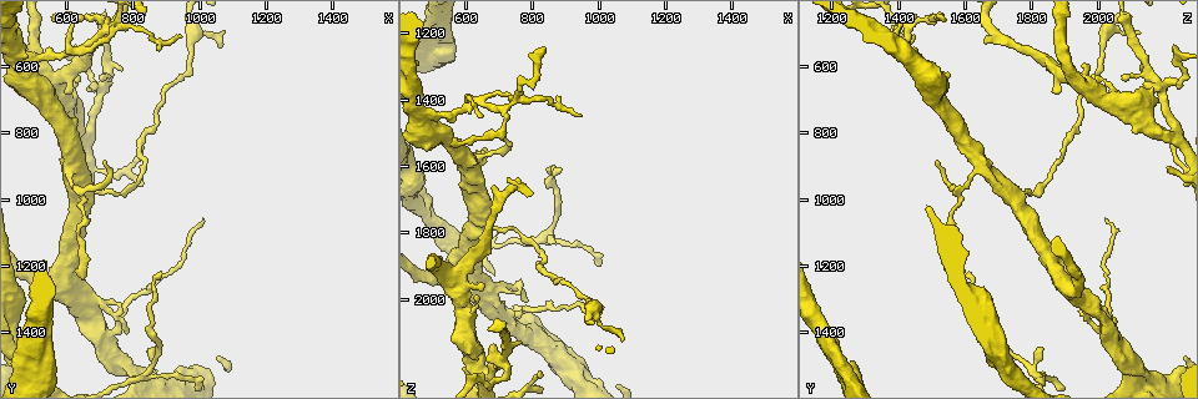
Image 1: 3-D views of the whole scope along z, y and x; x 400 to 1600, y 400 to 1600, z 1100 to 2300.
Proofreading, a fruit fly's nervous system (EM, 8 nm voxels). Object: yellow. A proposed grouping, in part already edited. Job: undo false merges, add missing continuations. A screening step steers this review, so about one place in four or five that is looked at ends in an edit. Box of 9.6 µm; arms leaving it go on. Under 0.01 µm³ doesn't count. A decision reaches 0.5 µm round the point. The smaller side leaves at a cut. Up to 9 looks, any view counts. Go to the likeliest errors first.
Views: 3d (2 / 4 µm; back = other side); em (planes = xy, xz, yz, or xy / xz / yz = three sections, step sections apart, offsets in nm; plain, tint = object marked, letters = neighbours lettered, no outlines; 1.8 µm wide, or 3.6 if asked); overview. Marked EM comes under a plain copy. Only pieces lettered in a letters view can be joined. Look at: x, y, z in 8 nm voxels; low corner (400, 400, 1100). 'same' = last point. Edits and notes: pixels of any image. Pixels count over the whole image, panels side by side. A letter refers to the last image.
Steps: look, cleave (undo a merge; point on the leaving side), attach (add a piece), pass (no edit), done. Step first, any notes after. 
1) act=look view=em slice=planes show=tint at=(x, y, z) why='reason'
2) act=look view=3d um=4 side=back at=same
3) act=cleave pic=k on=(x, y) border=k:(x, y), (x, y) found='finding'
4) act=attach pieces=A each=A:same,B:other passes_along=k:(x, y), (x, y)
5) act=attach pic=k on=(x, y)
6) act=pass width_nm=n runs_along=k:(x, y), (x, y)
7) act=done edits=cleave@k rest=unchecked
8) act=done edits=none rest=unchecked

act=look view=em slice=planes show=letters at=(720, 500, 1430) why='four-way junction'

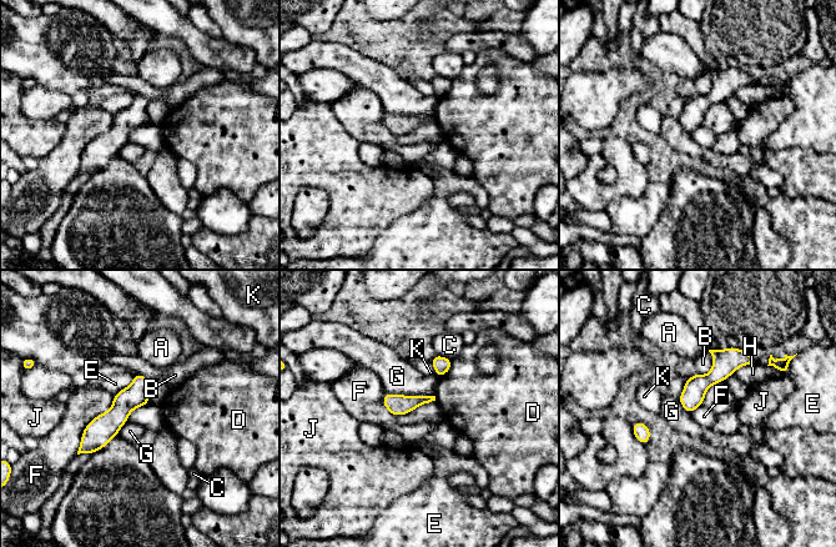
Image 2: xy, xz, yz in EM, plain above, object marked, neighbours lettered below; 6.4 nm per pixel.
act=pass width_nm=140 longest_contact=F:440nm each=A:other,B:other,C:other,D:other,E:other,F:other,G:other,H:other,J:other,K:other found='continuous, no second neuron'

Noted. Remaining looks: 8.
act=look view=em slice=xz step=8 show=tint at=(600, 1270, 1930) why='branch point'

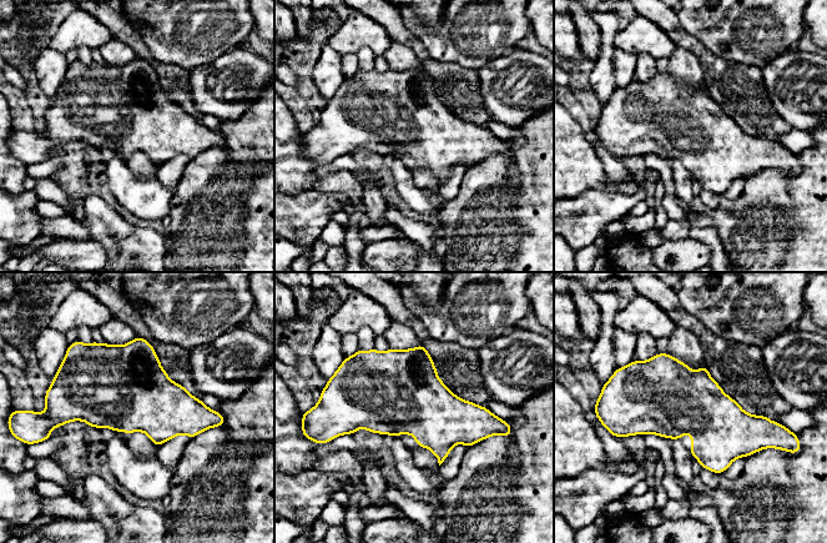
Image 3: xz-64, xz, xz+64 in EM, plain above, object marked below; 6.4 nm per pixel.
act=look view=em slice=planes show=letters at=same

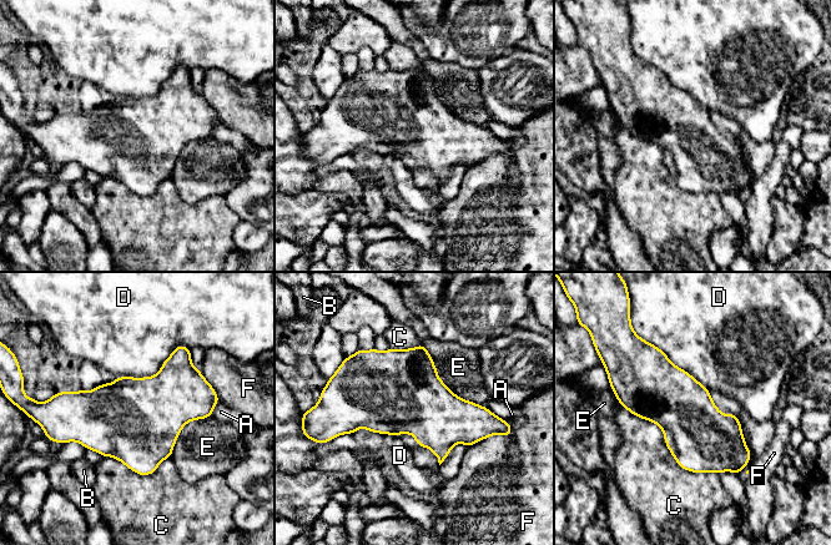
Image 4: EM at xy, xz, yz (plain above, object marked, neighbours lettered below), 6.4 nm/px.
act=pass longest_contact=C:850nm each=A:other,B:other,C:other,D:other,E:other,F:other border=4:(190, 348), (116, 377) found='all the same neuron'

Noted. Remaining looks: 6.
act=look view=3d um=2 at=(650, 1000, 1750) why='sudden change in width'

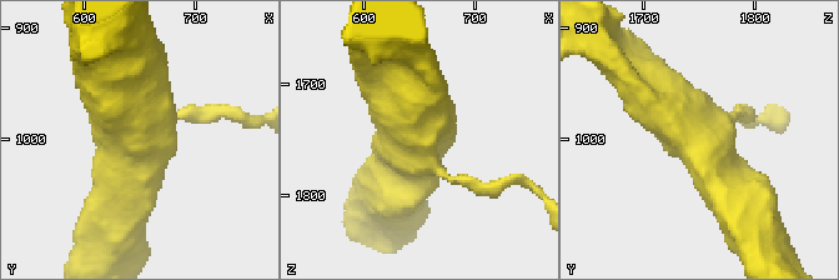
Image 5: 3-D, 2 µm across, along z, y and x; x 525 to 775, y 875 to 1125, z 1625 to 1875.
act=look view=em slice=planes show=letters at=(650, 1002, 1750) arms=3

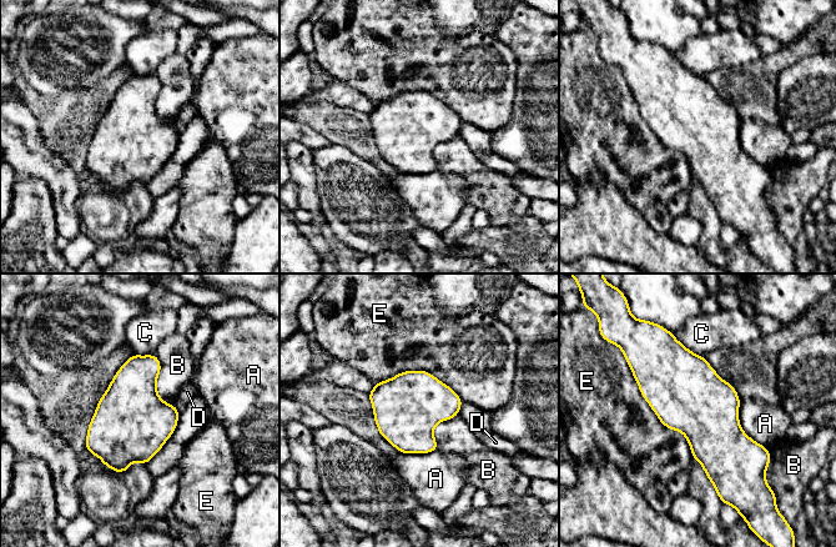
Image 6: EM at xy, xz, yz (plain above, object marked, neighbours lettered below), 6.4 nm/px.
act=pass each=A:other,B:other,C:other,D:other,E:other found='all the same neuron'

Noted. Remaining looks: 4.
act=look view=3d um=4 at=(820, 830, 2220) why='an open end'

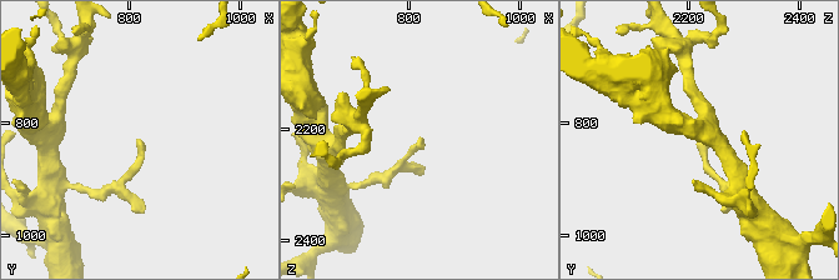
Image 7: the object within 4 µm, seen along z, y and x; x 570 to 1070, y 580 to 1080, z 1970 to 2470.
act=look view=em slice=yz step=16 show=letters at=(820, 825, 2220) why='need the tissue'

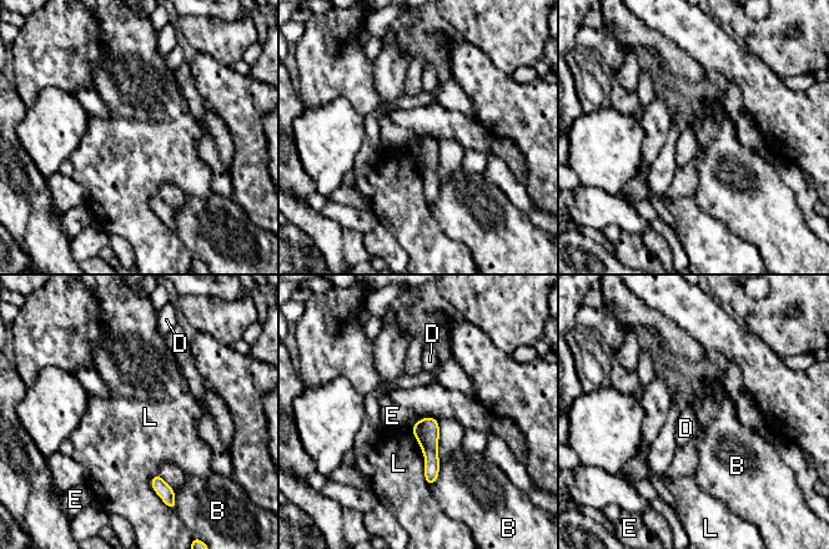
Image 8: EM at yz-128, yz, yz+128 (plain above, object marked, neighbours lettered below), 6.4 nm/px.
act=look view=em slice=planes show=letters at=same why='cut it another way'

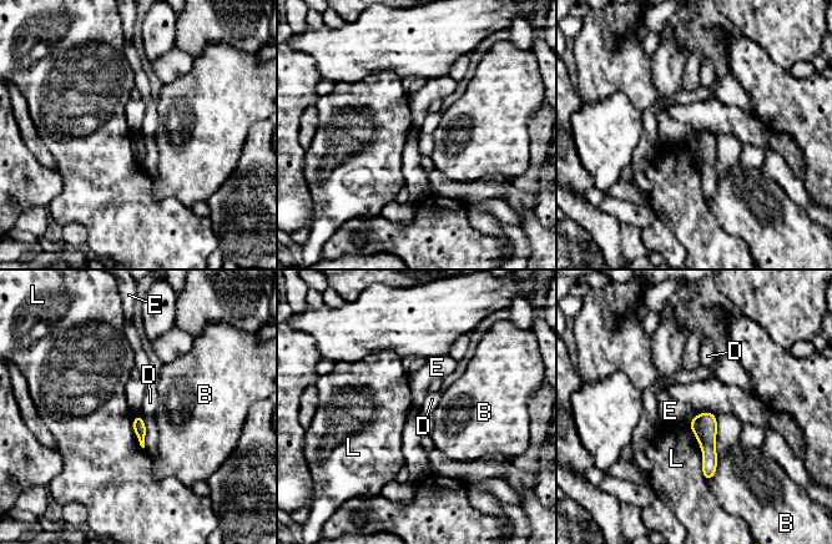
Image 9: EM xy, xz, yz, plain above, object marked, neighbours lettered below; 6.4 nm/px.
act=pass each=B:other,D:other,E:other,L:other border=9:(696, 413), (689, 422) found='no lettered piece goes on from it'

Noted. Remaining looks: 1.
act=done edits=none rest=unchecked

